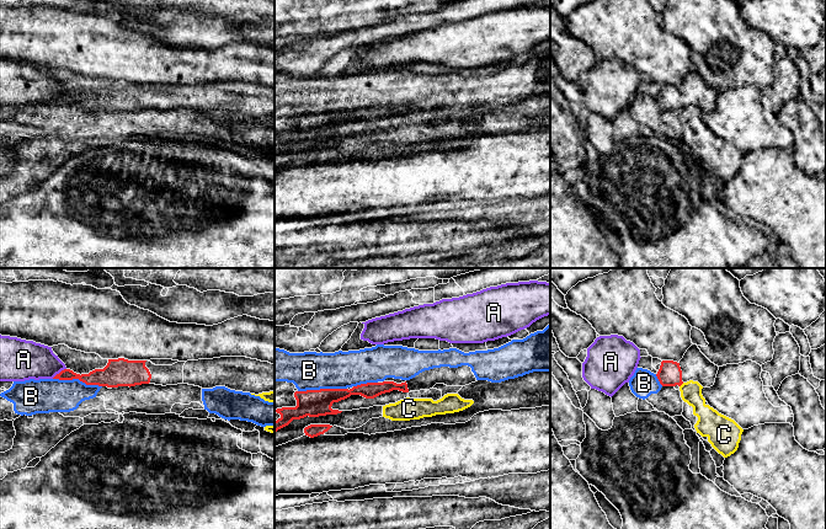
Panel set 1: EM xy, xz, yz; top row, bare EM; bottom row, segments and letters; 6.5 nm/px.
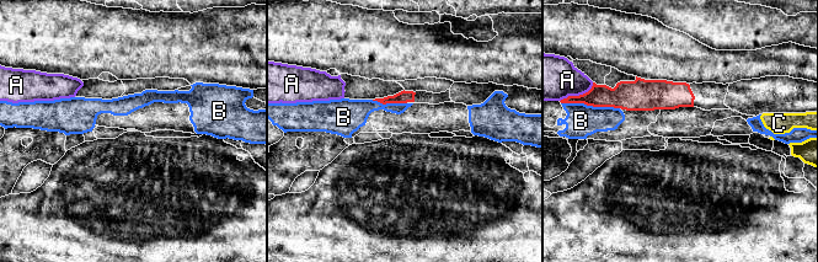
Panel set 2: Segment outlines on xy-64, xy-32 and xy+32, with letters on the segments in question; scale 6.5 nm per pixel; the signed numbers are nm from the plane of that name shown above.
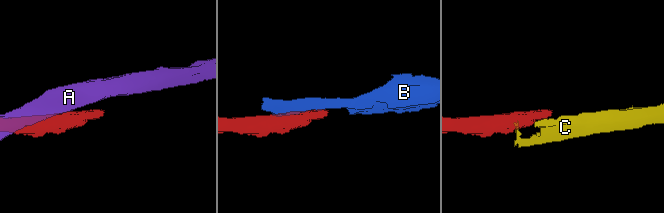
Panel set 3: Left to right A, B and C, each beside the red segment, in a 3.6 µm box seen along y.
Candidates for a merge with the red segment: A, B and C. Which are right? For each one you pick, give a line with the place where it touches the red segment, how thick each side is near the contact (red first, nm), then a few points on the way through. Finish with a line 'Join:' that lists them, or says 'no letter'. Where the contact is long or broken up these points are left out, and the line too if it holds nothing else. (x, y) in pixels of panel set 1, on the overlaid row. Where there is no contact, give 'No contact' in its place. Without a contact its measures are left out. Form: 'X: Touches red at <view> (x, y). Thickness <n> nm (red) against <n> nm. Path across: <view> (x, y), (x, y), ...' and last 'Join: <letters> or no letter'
Join: no letter

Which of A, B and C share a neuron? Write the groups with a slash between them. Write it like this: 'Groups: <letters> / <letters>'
Groups: A / B / C

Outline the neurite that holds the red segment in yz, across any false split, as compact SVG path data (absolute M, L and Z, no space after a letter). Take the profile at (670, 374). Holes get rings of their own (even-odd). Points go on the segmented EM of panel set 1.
M692 344L678 363L662 360L656 376L662 386L681 386L693 380L703 388L710 388L715 383L718 370L719 367L712 363L697 344Z

